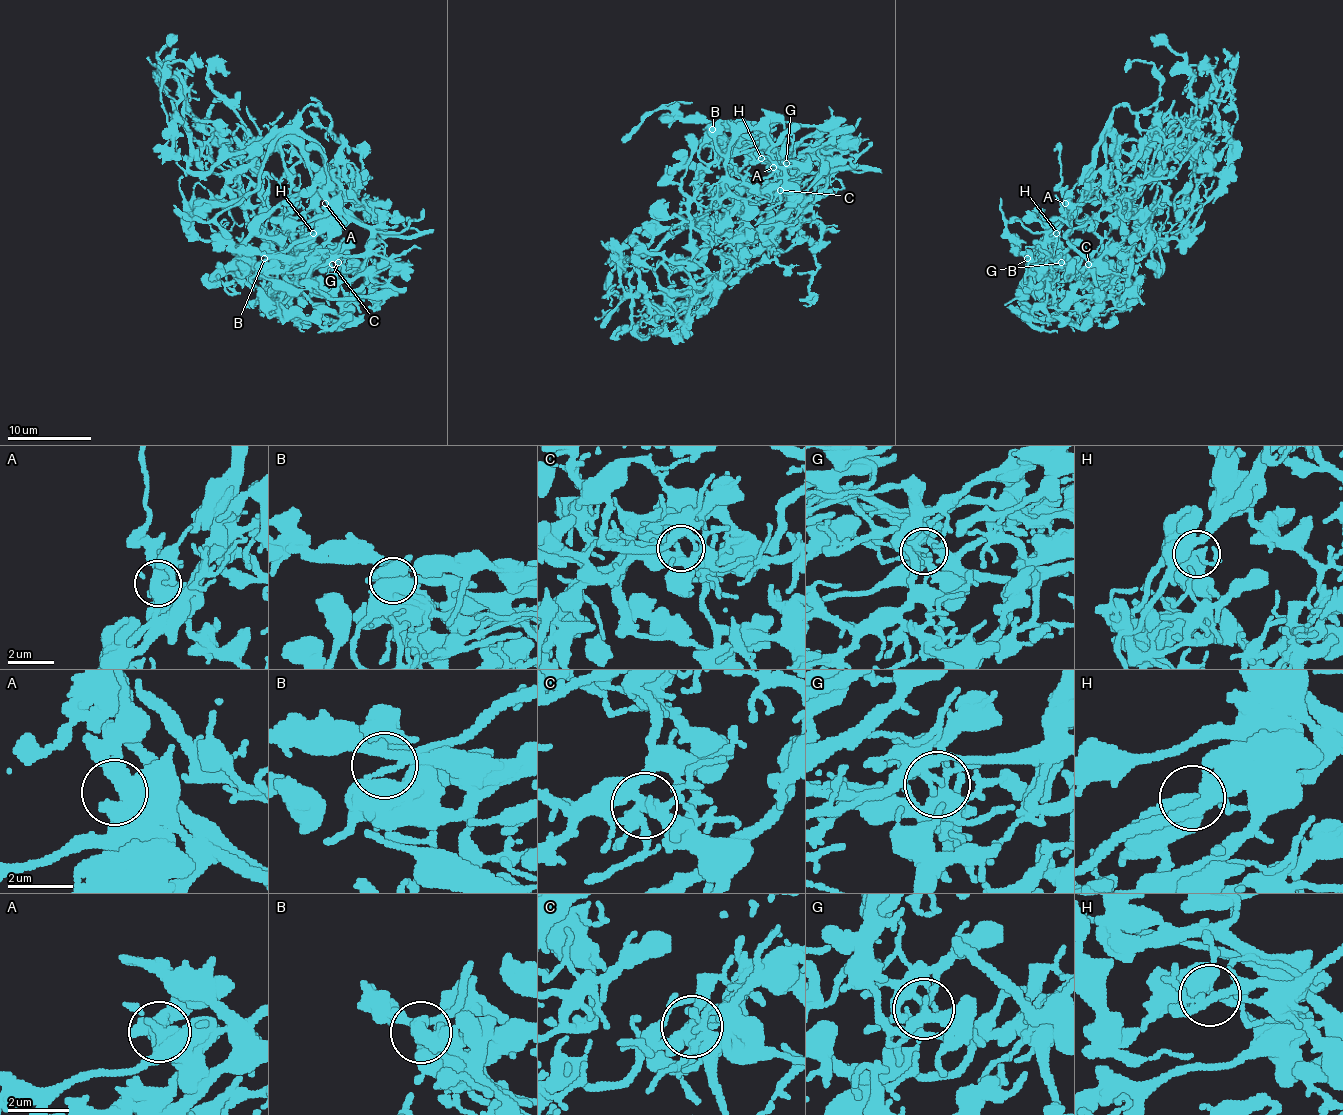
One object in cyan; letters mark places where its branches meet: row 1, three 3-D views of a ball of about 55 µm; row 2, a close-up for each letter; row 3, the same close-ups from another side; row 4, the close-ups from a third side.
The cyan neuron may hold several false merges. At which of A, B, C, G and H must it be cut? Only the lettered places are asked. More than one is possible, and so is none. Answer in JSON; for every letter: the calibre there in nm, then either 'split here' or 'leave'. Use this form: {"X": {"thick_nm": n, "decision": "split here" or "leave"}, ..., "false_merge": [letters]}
{"A": {"thick_nm": 460, "decision": "leave"}, "B": {"thick_nm": 340, "decision": "leave"}, "C": {"thick_nm": 320, "decision": "leave"}, "G": {"thick_nm": 170, "decision": "leave"}, "H": {"thick_nm": 480, "decision": "leave"}, "false_merge": []}

